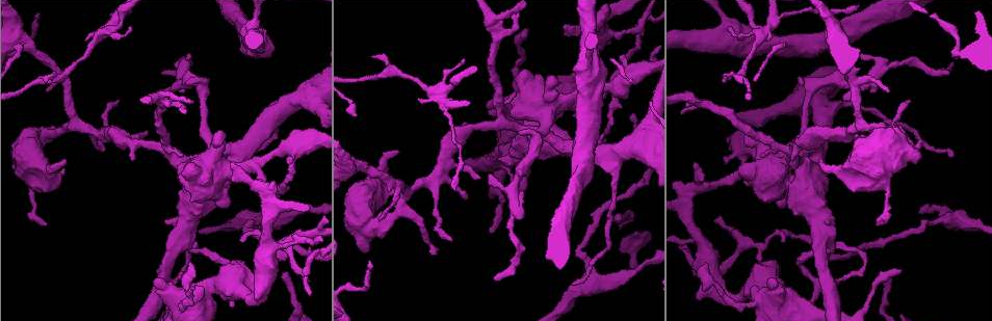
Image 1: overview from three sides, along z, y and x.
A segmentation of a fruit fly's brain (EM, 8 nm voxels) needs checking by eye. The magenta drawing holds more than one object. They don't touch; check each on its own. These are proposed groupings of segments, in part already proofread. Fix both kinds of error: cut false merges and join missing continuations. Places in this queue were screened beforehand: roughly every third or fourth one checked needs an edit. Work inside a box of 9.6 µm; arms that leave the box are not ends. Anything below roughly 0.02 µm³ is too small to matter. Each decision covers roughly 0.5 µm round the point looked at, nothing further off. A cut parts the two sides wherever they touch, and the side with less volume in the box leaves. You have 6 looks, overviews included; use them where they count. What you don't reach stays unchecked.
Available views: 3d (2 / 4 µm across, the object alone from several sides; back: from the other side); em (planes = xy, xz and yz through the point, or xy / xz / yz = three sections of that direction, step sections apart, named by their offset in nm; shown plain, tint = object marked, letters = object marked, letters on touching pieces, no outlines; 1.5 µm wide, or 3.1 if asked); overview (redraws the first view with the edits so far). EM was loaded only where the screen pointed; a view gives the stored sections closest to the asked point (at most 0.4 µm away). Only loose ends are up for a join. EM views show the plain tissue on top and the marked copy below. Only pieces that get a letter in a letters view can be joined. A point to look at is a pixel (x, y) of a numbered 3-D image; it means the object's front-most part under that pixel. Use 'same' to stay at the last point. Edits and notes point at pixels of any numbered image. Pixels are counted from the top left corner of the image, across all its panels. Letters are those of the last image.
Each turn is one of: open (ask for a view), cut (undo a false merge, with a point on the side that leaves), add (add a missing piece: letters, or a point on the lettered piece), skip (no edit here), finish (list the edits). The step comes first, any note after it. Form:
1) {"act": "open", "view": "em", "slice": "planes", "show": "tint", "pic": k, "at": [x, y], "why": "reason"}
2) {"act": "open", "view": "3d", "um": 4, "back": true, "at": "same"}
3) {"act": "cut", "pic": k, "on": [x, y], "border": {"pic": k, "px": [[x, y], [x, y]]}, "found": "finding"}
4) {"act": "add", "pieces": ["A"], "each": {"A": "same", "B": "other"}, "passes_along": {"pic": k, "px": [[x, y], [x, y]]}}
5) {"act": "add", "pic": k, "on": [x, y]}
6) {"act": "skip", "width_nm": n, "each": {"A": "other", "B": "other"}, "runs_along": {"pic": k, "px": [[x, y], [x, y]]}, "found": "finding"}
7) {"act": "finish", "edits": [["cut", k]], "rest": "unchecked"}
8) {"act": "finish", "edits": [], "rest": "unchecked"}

{"act": "open", "view": "em", "slice": "xy", "step": 4, "show": "tint", "pic": 1, "at": [231, 163], "why": "free end"}

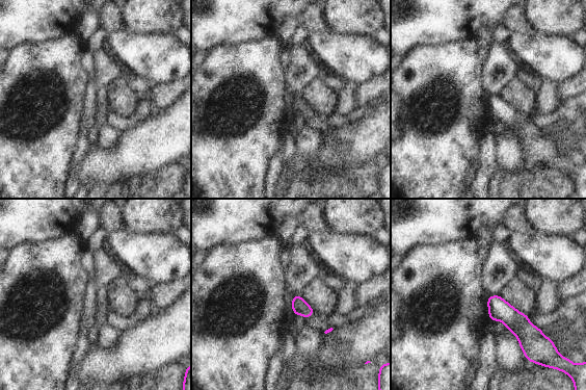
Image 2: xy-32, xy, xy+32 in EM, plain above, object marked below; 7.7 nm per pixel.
{"act": "open", "view": "em", "slice": "planes", "show": "letters", "at": "same", "why": "another direction"}

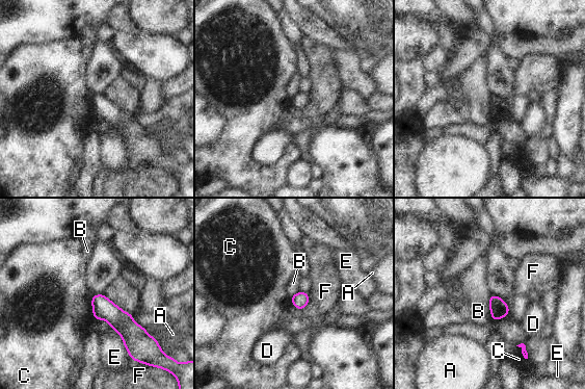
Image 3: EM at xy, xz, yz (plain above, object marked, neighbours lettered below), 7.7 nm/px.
{"act": "skip", "each": {"A": "other", "B": "other", "C": "other", "D": "other", "E": "other", "F": "other"}, "runs_along": {"pic": 3, "px": [[94, 299], [134, 335], [142, 337]]}, "found": "no lettered piece goes on from it"}

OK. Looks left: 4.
{"act": "open", "view": "em", "slice": "xz", "step": 8, "show": "letters", "pic": 1, "at": [242, 239], "why": "tapers out"}

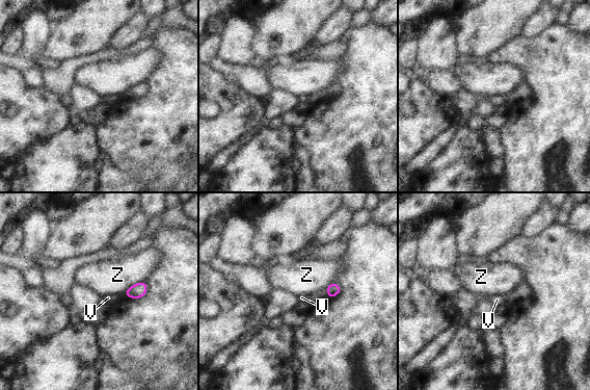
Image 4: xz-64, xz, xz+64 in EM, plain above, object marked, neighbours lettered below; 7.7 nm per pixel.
{"act": "skip", "each": {"V": "other", "Z": "other"}, "border": {"pic": 4, "px": [[144, 281], [133, 284], [123, 293]]}, "found": "no lettered piece goes on from it"}

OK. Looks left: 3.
{"act": "open", "view": "3d", "um": 4, "pic": 1, "at": [622, 57], "why": "thick end"}

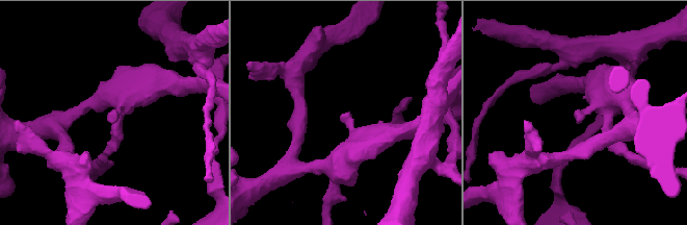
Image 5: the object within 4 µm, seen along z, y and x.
{"act": "open", "view": "em", "slice": "planes", "show": "tint", "pic": 5, "at": [579, 121]}

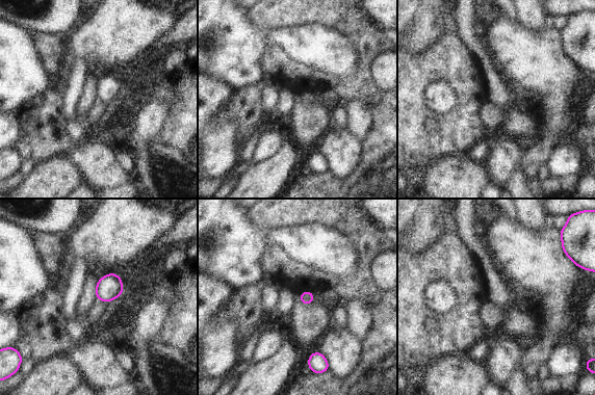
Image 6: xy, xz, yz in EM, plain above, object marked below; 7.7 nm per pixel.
{"act": "open", "view": "em", "slice": "planes", "show": "letters", "at": "same"}

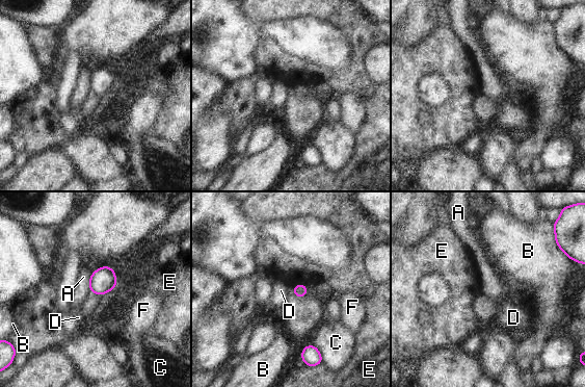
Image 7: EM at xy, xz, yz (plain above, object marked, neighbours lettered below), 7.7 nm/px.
{"act": "skip", "each": {"A": "other", "B": "other", "C": "other", "D": "other", "E": "other", "F": "other"}, "border": {"pic": 7, "px": [[308, 285], [296, 284], [293, 287]]}, "found": "none of them fits"}

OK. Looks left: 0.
{"act": "finish", "edits": [], "rest": "unchecked"}

